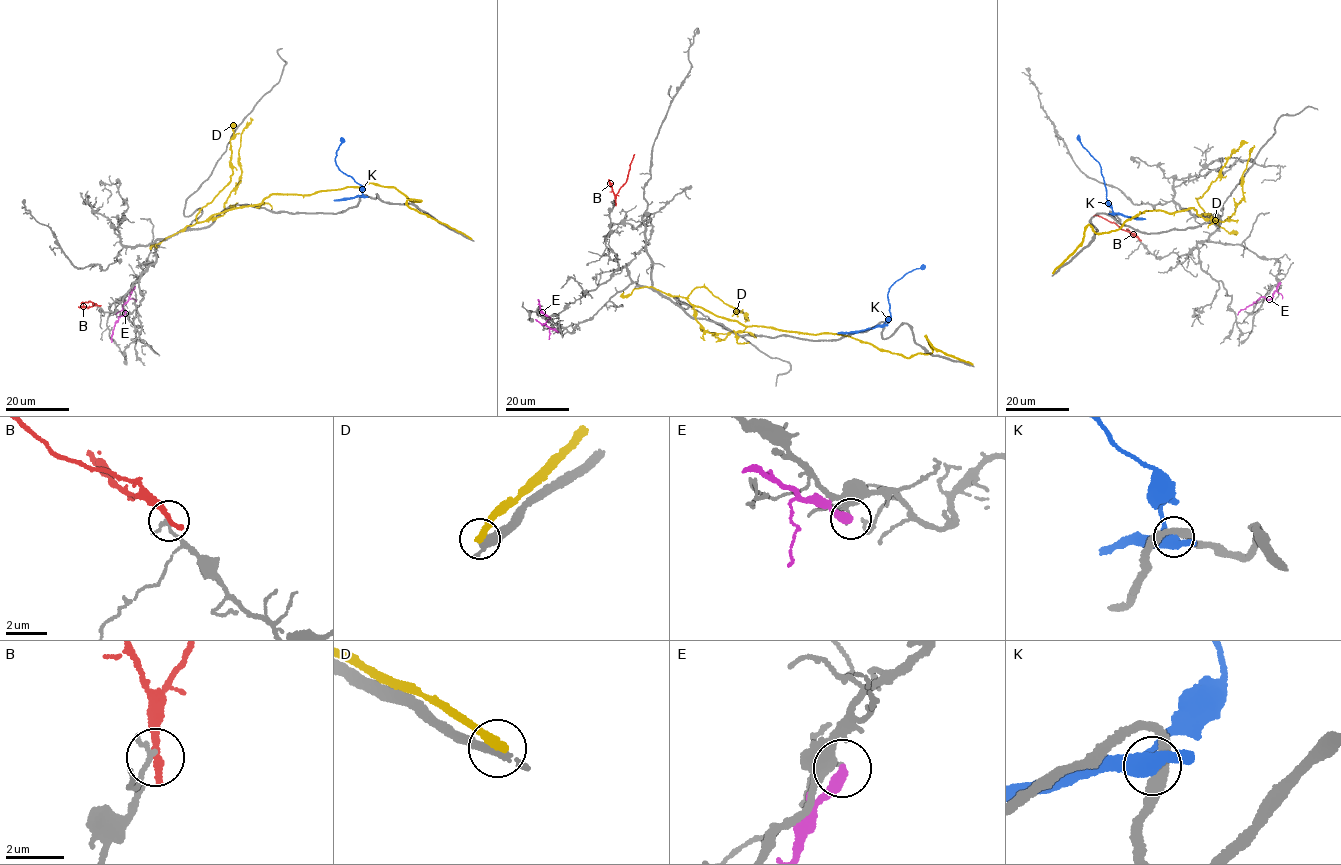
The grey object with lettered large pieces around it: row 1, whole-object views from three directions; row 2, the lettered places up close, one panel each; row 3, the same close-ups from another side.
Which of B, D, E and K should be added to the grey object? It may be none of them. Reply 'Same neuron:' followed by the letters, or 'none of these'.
Same neuron: none of these

